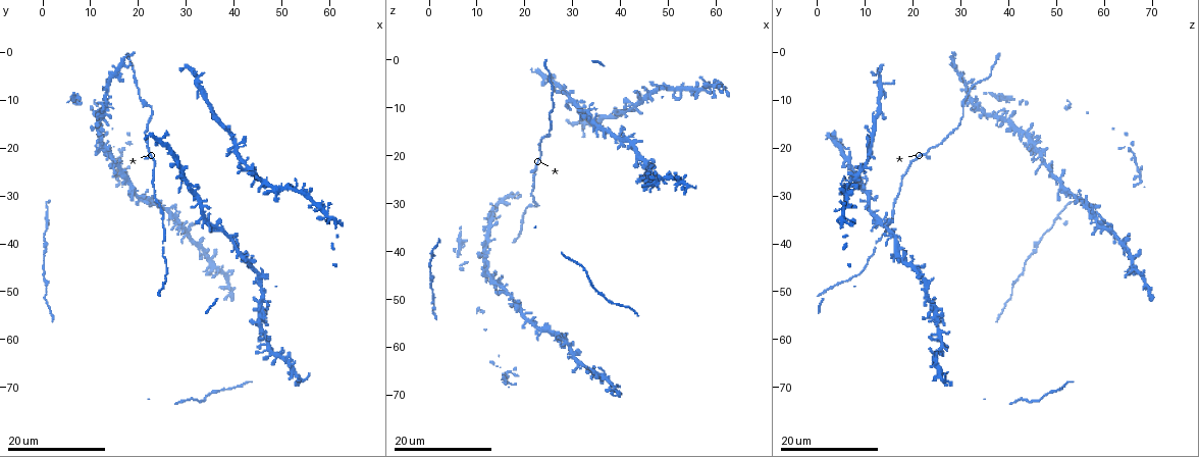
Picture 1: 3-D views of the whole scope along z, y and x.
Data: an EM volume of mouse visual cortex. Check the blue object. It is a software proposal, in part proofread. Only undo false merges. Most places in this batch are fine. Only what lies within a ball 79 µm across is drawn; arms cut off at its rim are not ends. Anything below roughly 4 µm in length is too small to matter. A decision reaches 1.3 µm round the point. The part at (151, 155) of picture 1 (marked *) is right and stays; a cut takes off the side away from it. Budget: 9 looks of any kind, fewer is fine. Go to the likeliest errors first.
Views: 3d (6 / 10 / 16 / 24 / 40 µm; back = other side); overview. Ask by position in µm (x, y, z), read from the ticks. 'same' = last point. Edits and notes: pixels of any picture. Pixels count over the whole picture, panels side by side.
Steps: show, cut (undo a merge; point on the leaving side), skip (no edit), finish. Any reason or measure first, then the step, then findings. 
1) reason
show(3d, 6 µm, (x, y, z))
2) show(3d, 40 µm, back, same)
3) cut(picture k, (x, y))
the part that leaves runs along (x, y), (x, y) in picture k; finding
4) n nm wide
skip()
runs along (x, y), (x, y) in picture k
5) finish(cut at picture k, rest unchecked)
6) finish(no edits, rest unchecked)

three-way junction
show(3d, 24 µm, (11.5, 13.5, 40.0))

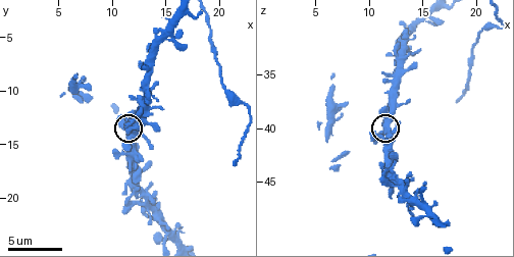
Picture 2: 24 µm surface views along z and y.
show(3d, 6 µm, same)

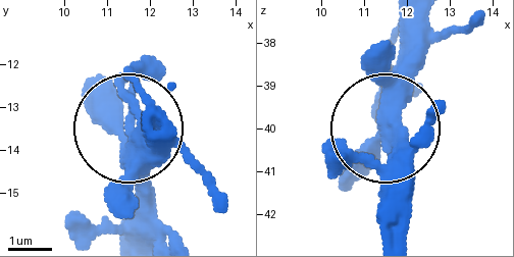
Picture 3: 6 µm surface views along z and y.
skip()
continuous, no second cell

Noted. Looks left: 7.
three arms meet
show(3d, 16 µm, (33.5, 31.0, 10.5))

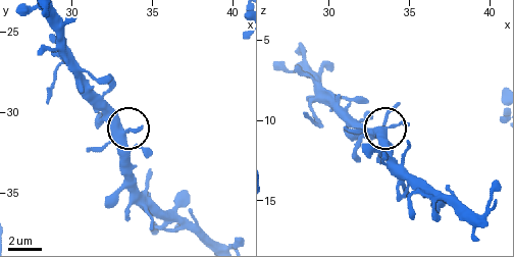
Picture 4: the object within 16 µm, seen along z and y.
show(3d, 10 µm, (33.4, 31.2, 10.2))

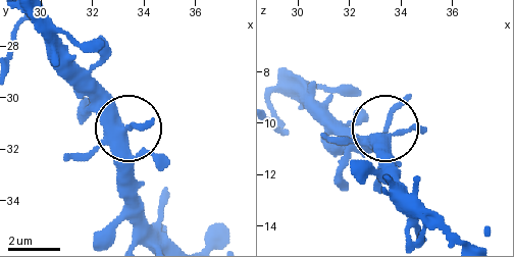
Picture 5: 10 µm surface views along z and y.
side arm 23 µm
skip()
all the same cell

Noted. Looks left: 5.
two arms in line, one across
show(3d, 16 µm, (43.0, 44.0, 17.5))

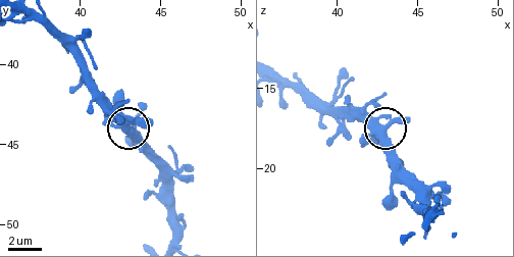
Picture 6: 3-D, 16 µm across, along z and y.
show(3d, 10 µm, same)

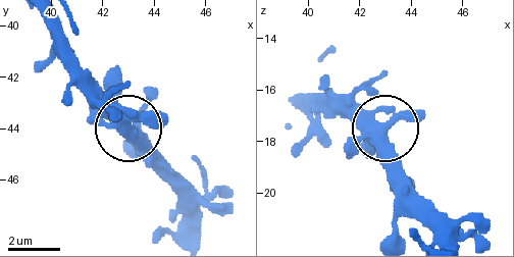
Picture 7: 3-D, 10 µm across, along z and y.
3 arms
skip()
one cell here

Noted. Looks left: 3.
calibre changes
show(3d, 10 µm, (12.4, 12.8, 35.4))

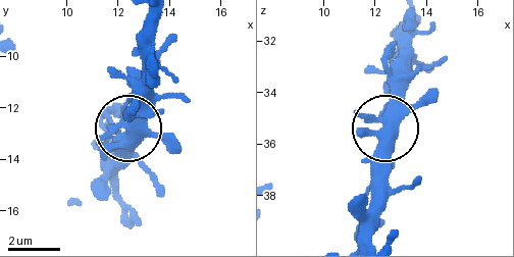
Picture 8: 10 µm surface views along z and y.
430 nm wide
skip()
all the same cell

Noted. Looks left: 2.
finish(no edits, rest unchecked)

